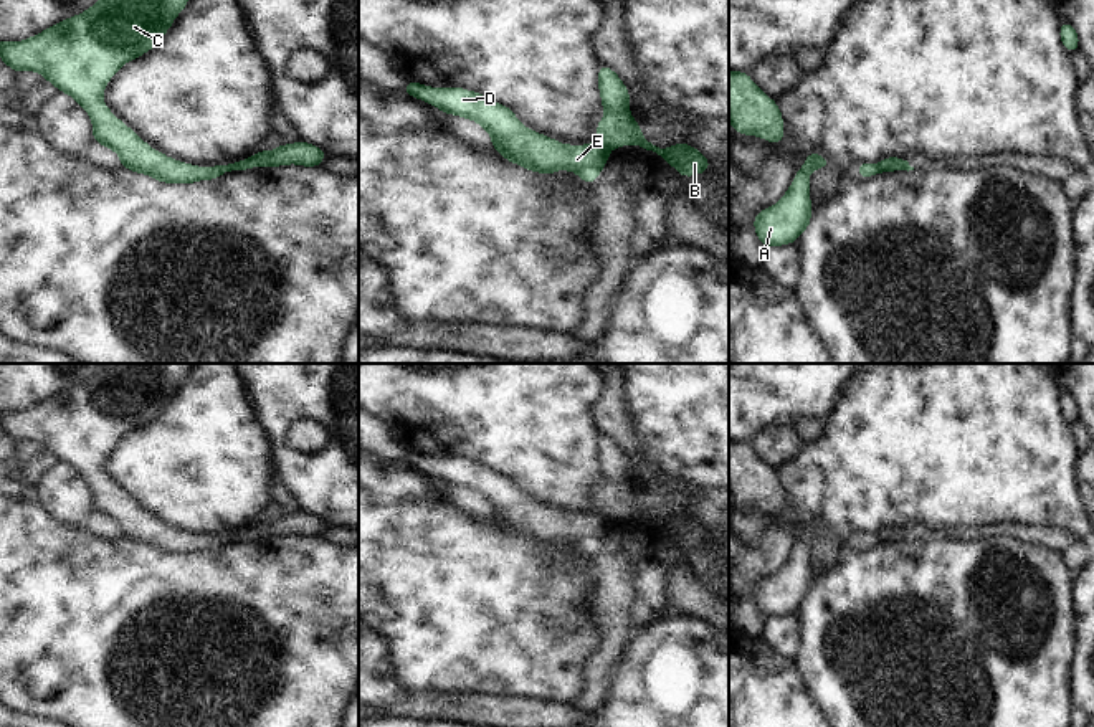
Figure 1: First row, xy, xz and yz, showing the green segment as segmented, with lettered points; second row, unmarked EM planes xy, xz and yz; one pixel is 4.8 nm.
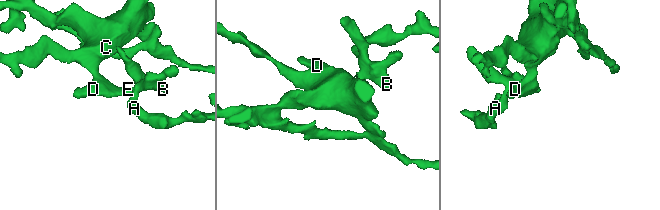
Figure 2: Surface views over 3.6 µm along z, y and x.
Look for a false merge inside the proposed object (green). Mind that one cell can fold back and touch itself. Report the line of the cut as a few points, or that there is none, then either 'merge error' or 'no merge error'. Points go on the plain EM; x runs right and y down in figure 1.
xz (597, 513), (610, 521) | merge error

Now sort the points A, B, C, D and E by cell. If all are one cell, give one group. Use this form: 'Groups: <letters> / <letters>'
Groups: A B / C D E.

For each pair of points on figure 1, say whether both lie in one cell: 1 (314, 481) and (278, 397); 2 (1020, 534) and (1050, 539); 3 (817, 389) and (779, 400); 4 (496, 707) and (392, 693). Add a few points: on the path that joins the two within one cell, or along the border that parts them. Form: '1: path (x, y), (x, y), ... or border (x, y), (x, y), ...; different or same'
1: path (293, 461), (276, 445), (276, 418); same
2: path (1027, 534), (1043, 536); same
3: path (807, 389), (789, 390); same
4: border (409, 694), (379, 709); different

